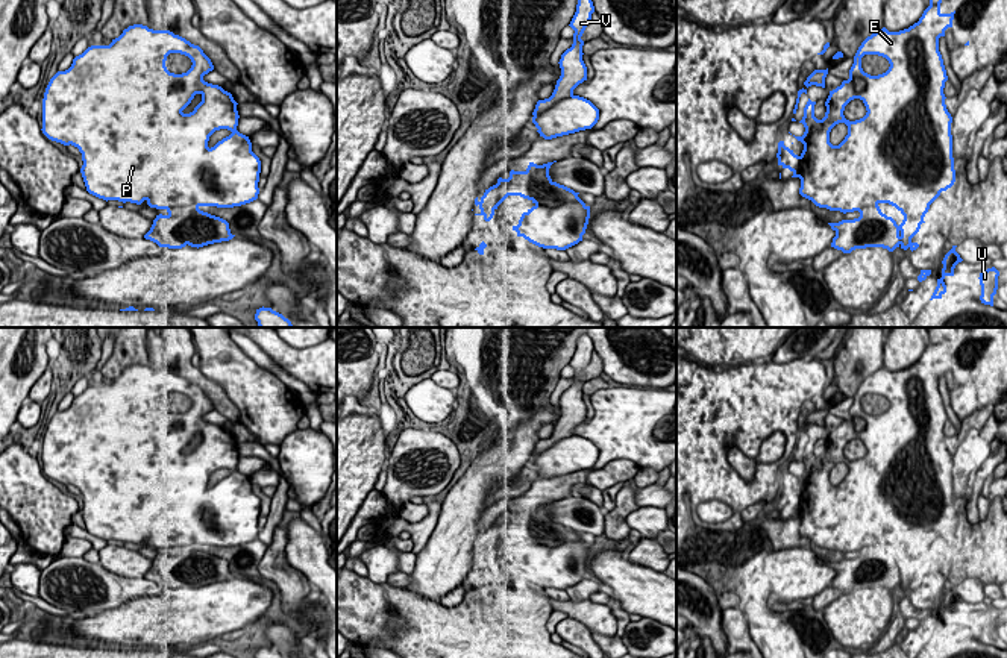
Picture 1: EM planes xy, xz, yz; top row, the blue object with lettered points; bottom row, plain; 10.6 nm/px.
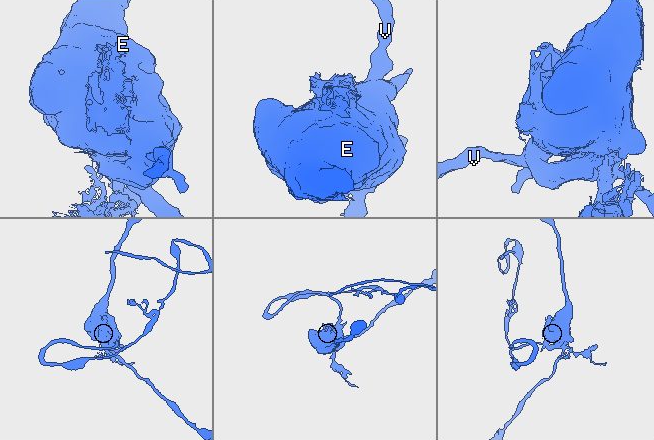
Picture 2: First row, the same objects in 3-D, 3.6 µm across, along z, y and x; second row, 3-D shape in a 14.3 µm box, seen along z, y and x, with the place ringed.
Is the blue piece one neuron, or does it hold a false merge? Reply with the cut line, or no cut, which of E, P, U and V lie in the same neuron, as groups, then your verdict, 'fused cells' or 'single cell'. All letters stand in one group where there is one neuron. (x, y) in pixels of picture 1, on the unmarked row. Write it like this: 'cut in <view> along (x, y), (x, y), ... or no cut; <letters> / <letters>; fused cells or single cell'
cut in xz along (580, 538), (563, 542), (557, 546), (536, 545); E P / U V; fused cells

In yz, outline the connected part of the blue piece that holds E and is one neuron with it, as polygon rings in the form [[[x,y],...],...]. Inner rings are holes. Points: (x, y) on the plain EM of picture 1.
[[[927,327],[930,346],[924,350],[918,362],[899,371],[889,371],[886,367],[867,376],[858,387],[849,418],[830,431],[825,441],[827,452],[822,459],[814,456],[814,444],[808,438],[804,447],[802,476],[795,476],[804,484],[798,496],[778,482],[778,505],[789,508],[801,519],[799,534],[811,540],[819,547],[840,550],[843,553],[858,550],[866,555],[880,549],[880,543],[895,546],[904,559],[898,566],[901,570],[901,588],[910,587],[911,578],[919,572],[930,544],[942,531],[955,522],[952,497],[952,456],[945,444],[945,421],[948,420],[939,378],[952,367],[954,352],[942,353],[942,327]],[[864,394],[878,394],[889,400],[886,412],[871,415],[861,408]],[[860,438],[866,446],[866,455],[849,461],[845,458],[845,446]],[[845,462],[848,475],[839,485],[830,482],[831,468]]]

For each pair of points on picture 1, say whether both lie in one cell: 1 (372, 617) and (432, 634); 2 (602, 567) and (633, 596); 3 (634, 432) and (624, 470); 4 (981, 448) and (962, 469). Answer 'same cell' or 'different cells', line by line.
1: same cell
2: same cell
3: different cells
4: same cell

